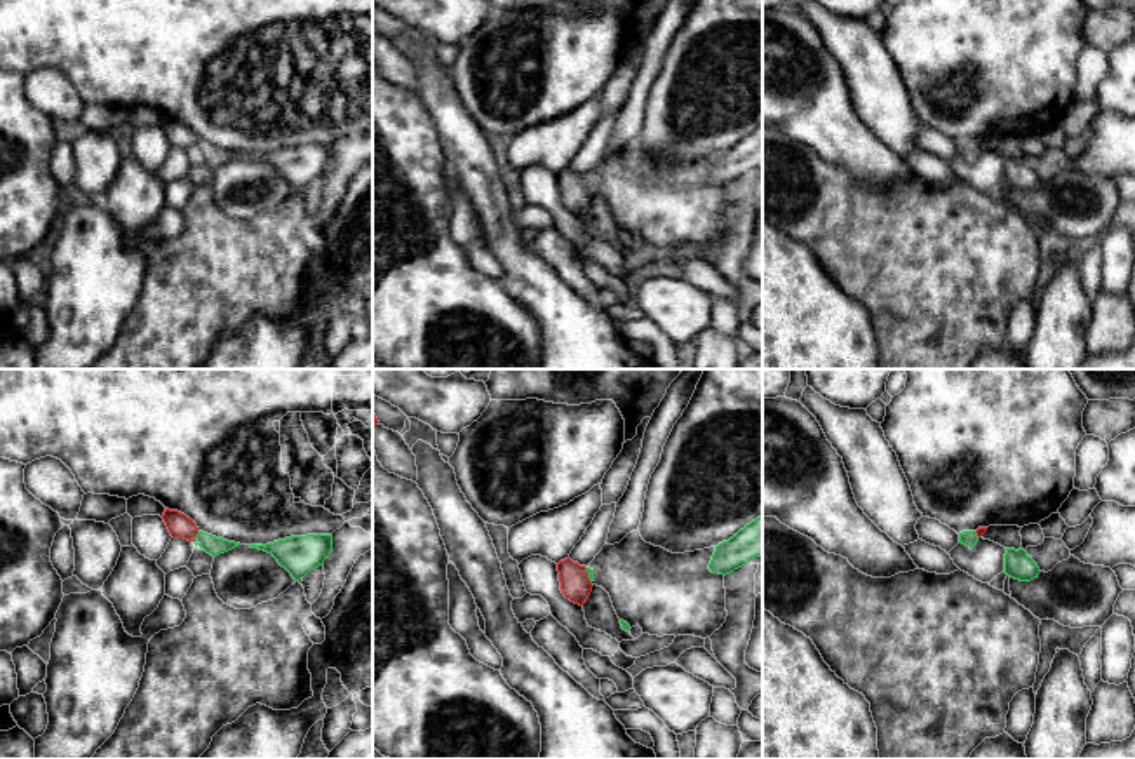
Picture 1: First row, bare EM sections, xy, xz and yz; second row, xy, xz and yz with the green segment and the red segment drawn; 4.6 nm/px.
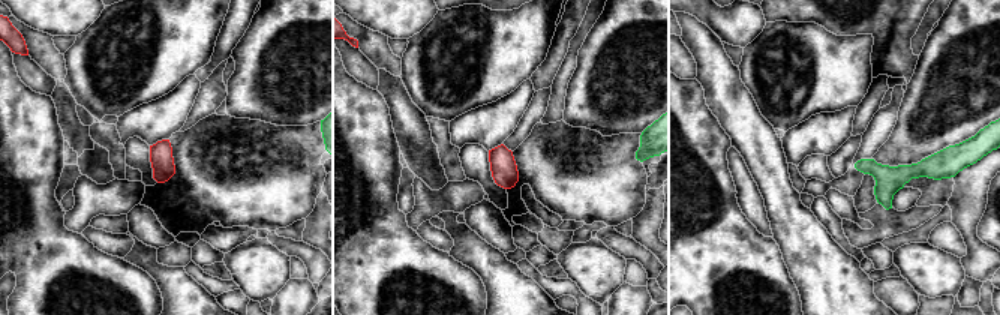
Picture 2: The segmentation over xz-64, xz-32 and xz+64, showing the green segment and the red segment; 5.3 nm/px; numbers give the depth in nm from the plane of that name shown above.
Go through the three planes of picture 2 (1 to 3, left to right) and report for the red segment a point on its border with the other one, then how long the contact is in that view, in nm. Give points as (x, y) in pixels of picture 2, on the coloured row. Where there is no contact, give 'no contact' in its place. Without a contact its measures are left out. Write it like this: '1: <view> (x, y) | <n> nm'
1: no contact
2: no contact
3: no contact

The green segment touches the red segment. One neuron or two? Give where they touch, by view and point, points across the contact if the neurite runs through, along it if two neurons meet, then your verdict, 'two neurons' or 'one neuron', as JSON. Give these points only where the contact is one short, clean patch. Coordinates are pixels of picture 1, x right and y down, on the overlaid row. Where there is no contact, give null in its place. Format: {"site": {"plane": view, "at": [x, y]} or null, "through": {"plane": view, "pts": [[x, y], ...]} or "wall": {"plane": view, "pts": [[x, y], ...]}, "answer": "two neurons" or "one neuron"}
{"site": {"plane": "xy", "at": [195, 537]}, "wall": {"plane": "xy", "pts": [[199, 531], [194, 542]]}, "answer": "two neurons"}

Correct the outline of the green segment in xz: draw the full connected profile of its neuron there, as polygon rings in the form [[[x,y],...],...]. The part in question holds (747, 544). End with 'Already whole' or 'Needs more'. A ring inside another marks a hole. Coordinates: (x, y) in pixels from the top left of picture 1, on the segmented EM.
[[[762,515],[747,524],[728,541],[719,543],[709,569],[726,576],[756,557],[762,557]]]. Already whole

